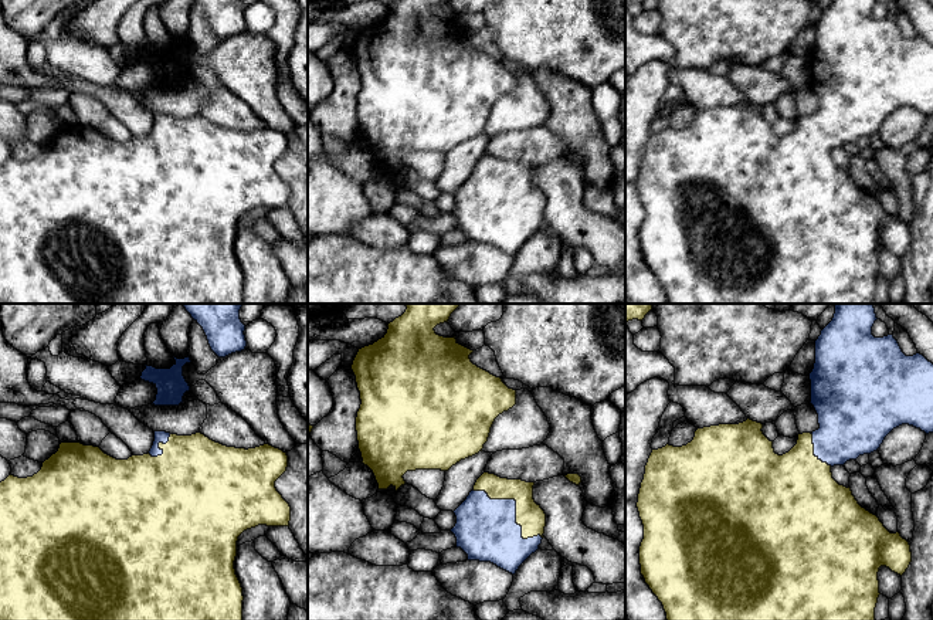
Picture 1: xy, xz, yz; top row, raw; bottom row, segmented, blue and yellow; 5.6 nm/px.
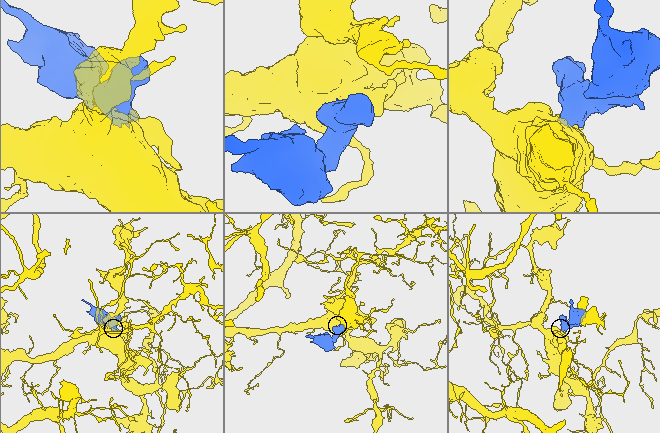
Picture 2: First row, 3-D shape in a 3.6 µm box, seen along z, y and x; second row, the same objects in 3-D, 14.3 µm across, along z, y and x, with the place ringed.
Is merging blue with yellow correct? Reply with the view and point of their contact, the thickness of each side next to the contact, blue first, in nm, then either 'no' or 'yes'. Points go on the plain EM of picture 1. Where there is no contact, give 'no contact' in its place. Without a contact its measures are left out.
meets blue in xz at (515, 190); 340 nm thick on the blue side, 160 nm on the other; yes

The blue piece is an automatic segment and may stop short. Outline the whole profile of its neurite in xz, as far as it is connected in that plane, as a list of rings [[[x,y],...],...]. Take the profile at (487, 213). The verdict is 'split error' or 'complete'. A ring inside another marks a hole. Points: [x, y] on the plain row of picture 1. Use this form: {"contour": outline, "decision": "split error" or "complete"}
{"contour": [[[484,155],[466,182],[454,193],[457,206],[451,214],[468,243],[491,244],[515,257],[519,248],[539,231],[544,220],[546,196],[533,182],[535,165],[501,160]]], "decision": "split error"}

